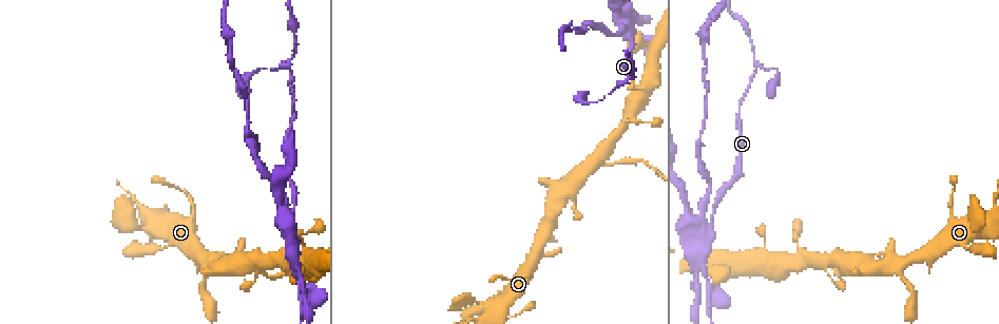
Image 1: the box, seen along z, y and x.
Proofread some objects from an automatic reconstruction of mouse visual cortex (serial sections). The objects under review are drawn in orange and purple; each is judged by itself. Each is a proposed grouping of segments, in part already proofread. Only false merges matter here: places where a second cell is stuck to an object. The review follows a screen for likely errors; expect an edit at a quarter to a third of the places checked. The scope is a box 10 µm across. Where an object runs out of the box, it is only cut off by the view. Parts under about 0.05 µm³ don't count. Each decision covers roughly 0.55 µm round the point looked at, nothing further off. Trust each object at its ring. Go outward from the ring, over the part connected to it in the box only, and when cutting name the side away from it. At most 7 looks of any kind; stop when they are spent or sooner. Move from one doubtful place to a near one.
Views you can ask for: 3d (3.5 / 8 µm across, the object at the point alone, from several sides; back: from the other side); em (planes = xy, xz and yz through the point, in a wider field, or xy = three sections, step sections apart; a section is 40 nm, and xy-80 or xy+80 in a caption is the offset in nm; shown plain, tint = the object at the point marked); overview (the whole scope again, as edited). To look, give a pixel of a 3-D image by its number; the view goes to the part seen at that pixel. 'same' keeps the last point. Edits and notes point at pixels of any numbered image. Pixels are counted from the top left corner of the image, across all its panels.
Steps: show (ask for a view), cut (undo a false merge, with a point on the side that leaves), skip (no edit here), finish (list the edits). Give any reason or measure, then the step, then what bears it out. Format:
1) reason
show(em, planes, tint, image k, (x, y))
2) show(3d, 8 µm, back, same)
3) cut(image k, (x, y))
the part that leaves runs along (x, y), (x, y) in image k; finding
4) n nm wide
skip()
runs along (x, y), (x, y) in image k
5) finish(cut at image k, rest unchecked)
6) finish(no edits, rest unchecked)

abrupt turn
show(3d, 3.5 µm, image 1, (708, 232))

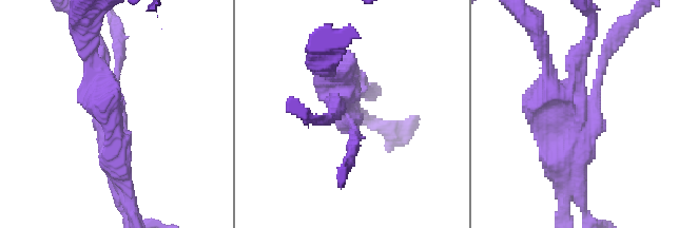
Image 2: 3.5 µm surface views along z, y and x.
need the tissue
show(em, xy, step 3, tint, image 2, (589, 115))

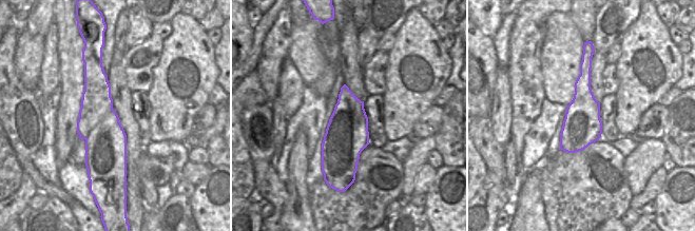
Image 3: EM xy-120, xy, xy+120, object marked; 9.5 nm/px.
arms of 150, 250, 300, 400 nm
cut(image 2, (352, 83))
border along (113, 110), (85, 139) in image 3; two cells meet here

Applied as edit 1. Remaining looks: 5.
redraw
show(overview)

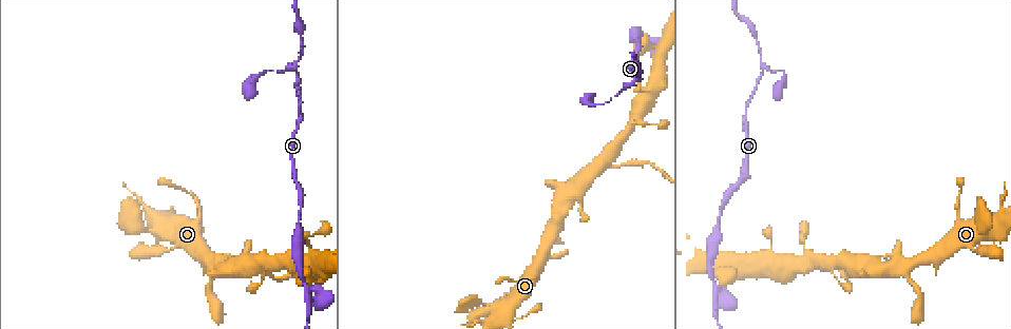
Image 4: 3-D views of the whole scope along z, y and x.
three arms meet
show(3d, 3.5 µm, image 4, (594, 169))

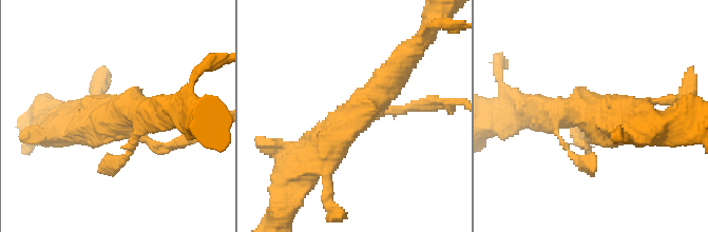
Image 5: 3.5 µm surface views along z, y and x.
need the tissue
show(em, xy, step 3, tint, image 5, (120, 115))

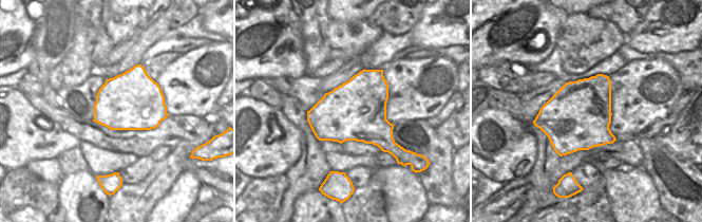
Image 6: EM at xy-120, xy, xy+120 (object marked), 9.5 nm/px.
cut(image 5, (182, 139))
the part that leaves runs along (386, 113), (413, 104), (455, 102) in image 5; a second cell is stuck on

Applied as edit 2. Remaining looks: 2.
finish(cut at image 2, cut at image 5, rest unchecked)

